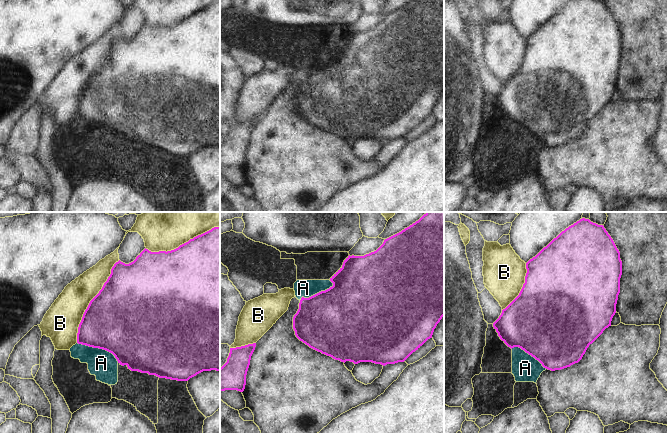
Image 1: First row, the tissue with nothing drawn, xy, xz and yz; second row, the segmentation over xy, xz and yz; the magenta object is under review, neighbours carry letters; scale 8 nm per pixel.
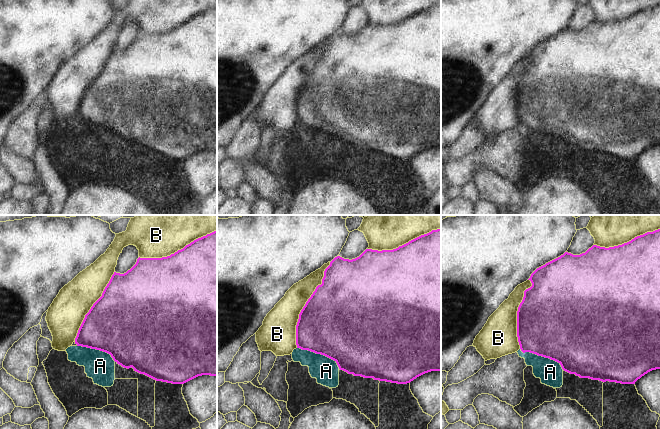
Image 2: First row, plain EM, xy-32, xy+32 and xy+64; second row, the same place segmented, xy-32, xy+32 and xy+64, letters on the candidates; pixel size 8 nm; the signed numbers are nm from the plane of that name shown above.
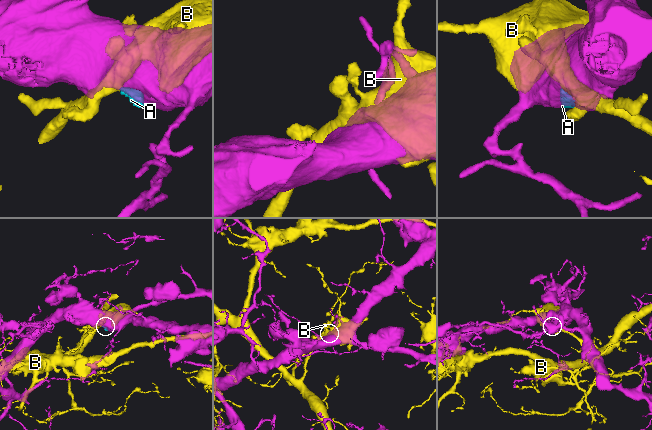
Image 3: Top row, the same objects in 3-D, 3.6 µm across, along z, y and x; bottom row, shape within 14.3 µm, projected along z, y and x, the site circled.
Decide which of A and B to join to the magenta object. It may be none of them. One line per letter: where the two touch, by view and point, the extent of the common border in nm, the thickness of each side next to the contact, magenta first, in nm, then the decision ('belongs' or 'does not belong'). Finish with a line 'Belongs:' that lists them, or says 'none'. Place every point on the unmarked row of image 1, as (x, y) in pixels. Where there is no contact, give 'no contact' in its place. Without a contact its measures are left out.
A: xy (99, 124) | 380 nm | 480/220 nm | belongs
B: xy (90, 77) | 750 nm | 500/280 nm | does not belong
Belongs: A

